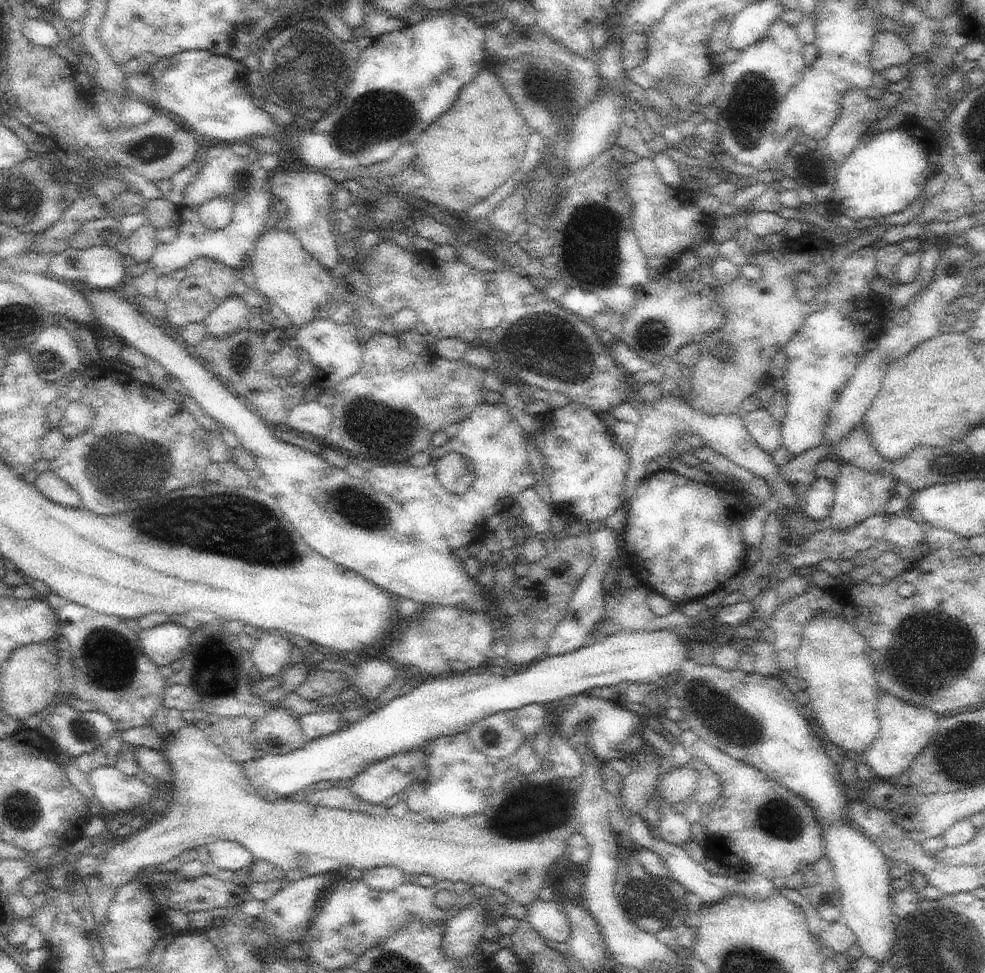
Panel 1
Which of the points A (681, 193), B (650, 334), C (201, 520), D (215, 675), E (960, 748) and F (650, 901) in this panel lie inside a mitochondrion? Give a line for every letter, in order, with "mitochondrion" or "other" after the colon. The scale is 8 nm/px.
A: other
B: mitochondrion
C: mitochondrion
D: mitochondrion
E: mitochondrion
F: mitochondrion

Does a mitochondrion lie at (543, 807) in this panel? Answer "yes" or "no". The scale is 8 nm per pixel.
yes

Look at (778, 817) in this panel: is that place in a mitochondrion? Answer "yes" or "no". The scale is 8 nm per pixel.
yes

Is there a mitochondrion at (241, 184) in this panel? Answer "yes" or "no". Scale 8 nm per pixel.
yes

